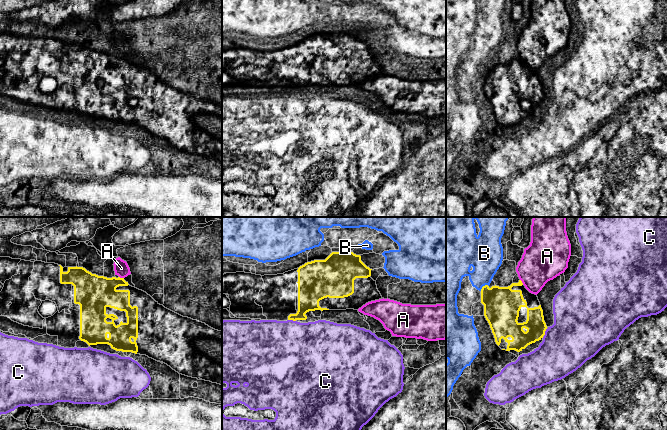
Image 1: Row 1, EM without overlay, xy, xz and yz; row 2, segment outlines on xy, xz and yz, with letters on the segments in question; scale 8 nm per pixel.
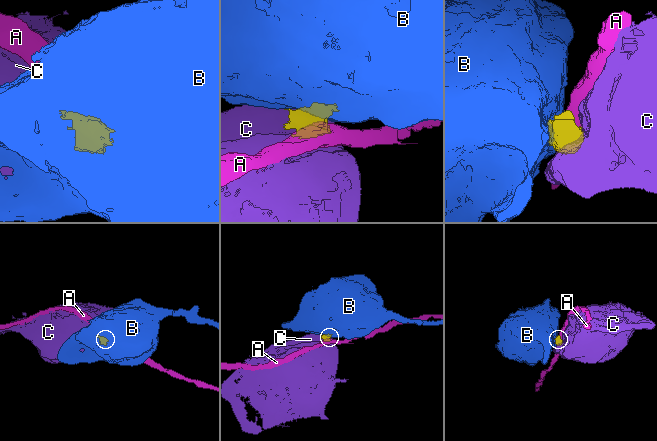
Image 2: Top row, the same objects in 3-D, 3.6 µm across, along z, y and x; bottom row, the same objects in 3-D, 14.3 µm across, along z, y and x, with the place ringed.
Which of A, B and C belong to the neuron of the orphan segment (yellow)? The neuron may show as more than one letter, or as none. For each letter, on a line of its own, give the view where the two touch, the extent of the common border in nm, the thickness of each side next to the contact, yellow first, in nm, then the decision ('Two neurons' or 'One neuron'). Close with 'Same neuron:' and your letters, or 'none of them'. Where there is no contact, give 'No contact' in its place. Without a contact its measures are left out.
A: Touches yellow in yz. Shared border 50 nm. Thickness 280 nm (yellow) against 340 nm. Two neurons
B: Touches yellow in yz. Shared border 80 nm. Thickness 280 nm (yellow) against 280 nm. Two neurons
C: Touches yellow in xz. Shared border 70 nm. Thickness 190 nm (yellow) against 480 nm. Two neurons
Same neuron: none of them

